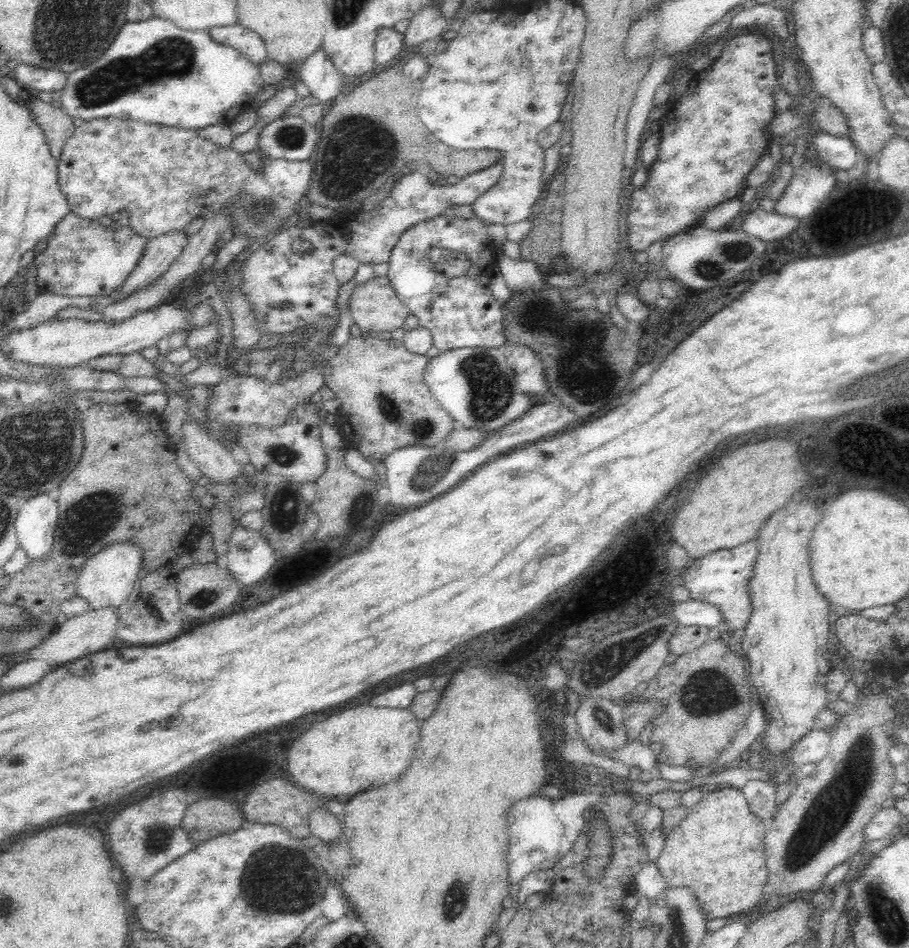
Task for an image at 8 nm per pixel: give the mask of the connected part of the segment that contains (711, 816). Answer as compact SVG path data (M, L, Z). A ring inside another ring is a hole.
M726 787L705 792L666 838L656 860L657 867L670 888L690 888L707 921L713 918L731 919L739 914L752 915L765 899L762 888L768 878L764 848L767 830L764 820L750 812L741 789Z

